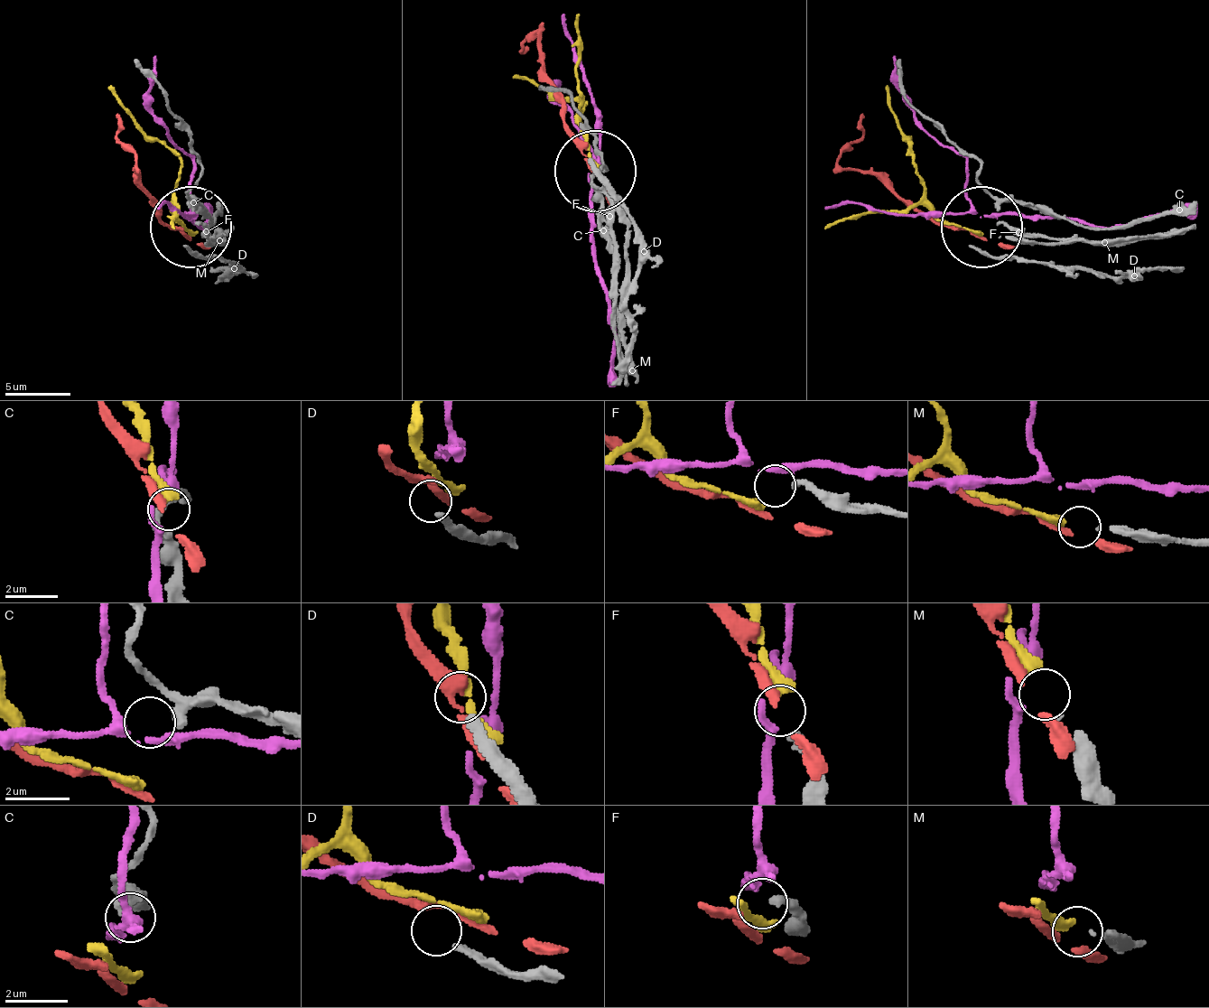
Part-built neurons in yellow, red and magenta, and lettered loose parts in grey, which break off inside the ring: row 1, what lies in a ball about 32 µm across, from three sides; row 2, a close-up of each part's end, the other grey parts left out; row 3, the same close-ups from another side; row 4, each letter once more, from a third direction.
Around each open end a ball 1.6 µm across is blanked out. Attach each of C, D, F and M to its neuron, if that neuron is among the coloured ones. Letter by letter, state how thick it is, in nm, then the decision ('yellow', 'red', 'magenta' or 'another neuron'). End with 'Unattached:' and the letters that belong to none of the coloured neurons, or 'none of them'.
C: 280 nm | another neuron
D: 240 nm | another neuron
F: 280 nm | another neuron
M: 150 nm | yellow
Unattached: C, D, F

